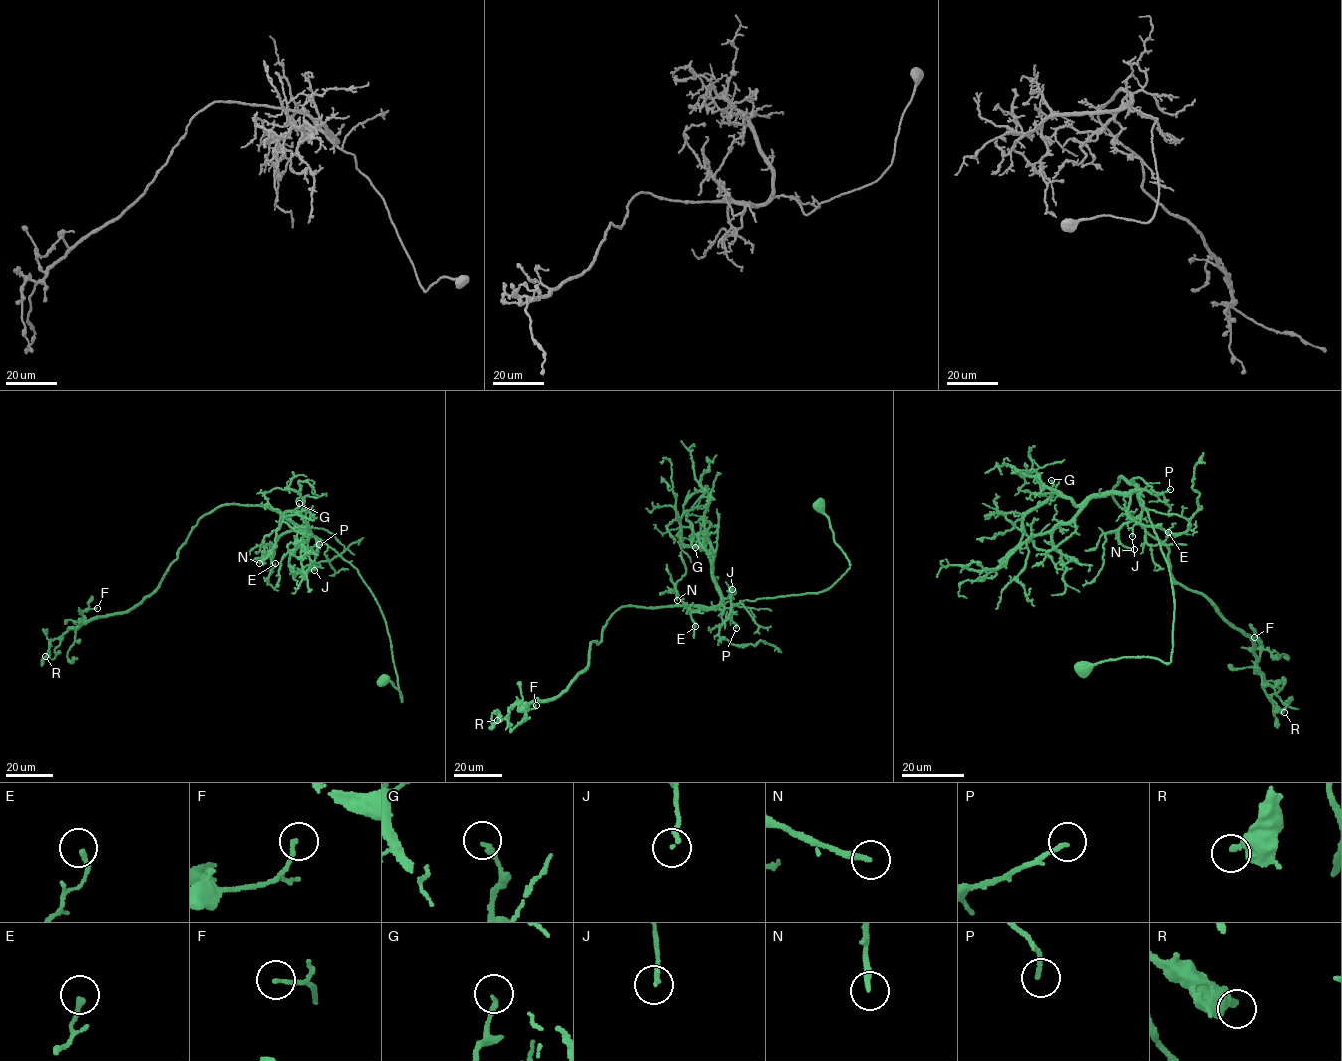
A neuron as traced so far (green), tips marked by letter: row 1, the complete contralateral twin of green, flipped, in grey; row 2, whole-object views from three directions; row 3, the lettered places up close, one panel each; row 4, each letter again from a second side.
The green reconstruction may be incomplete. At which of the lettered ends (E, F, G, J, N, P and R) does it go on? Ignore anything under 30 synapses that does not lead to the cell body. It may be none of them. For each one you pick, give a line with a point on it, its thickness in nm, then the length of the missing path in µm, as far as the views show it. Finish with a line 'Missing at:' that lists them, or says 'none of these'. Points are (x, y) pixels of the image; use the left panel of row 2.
N: place (259, 563); calibre 240 nm; missing 30 µm
Missing at: N

